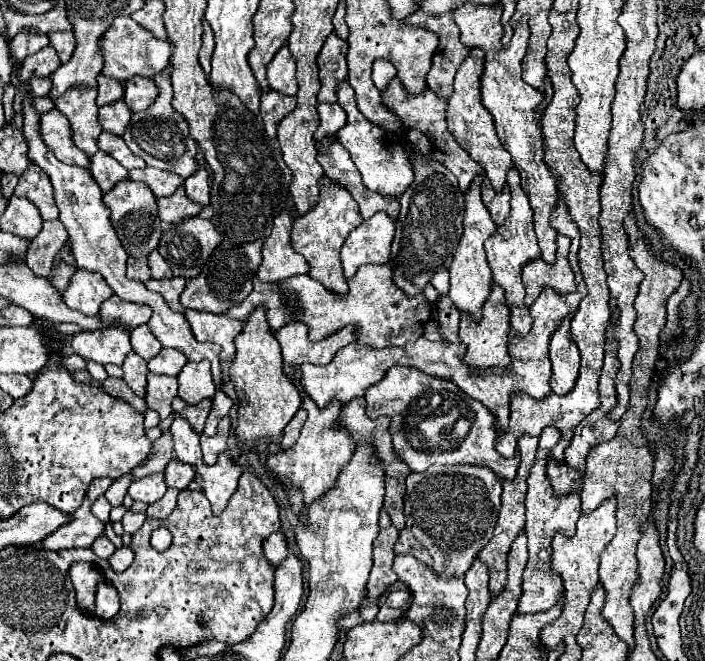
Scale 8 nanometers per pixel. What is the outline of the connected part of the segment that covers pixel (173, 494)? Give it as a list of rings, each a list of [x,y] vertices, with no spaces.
[[[169,488],[161,500],[153,502],[153,504],[147,508],[147,516],[149,516],[149,518],[167,518],[167,516],[173,512],[175,504],[177,504],[177,494],[179,494],[177,490]]]

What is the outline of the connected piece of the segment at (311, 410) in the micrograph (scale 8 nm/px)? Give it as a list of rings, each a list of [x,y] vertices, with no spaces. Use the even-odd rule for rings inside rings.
[[[303,392],[303,408],[307,410],[307,422],[301,430],[299,440],[293,448],[281,450],[267,458],[267,468],[279,478],[279,482],[287,486],[299,486],[305,496],[305,506],[325,494],[337,480],[341,468],[351,460],[355,452],[355,442],[347,436],[347,428],[343,428],[337,418],[341,412],[341,402],[333,400],[325,408],[317,408],[317,404]],[[287,472],[287,474],[285,474]]]

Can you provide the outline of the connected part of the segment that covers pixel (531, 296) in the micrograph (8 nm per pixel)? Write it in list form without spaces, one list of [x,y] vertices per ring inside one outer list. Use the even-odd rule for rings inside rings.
[[[557,235],[555,264],[547,264],[541,258],[523,266],[523,284],[525,284],[525,302],[535,301],[545,286],[559,290],[563,294],[575,292],[575,274],[569,266],[569,238]]]

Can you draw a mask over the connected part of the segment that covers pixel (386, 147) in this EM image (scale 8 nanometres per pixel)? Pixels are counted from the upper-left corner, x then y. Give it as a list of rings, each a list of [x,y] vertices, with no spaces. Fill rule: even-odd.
[[[341,80],[337,84],[337,102],[341,104],[341,108],[347,114],[347,124],[337,132],[337,140],[349,150],[353,162],[357,164],[361,176],[363,176],[363,184],[369,190],[381,192],[385,196],[401,196],[405,192],[405,188],[411,184],[411,180],[415,178],[413,168],[411,168],[411,158],[409,152],[395,152],[395,140],[397,136],[373,122],[369,122],[357,108],[355,104],[355,92],[349,86],[349,82]]]

